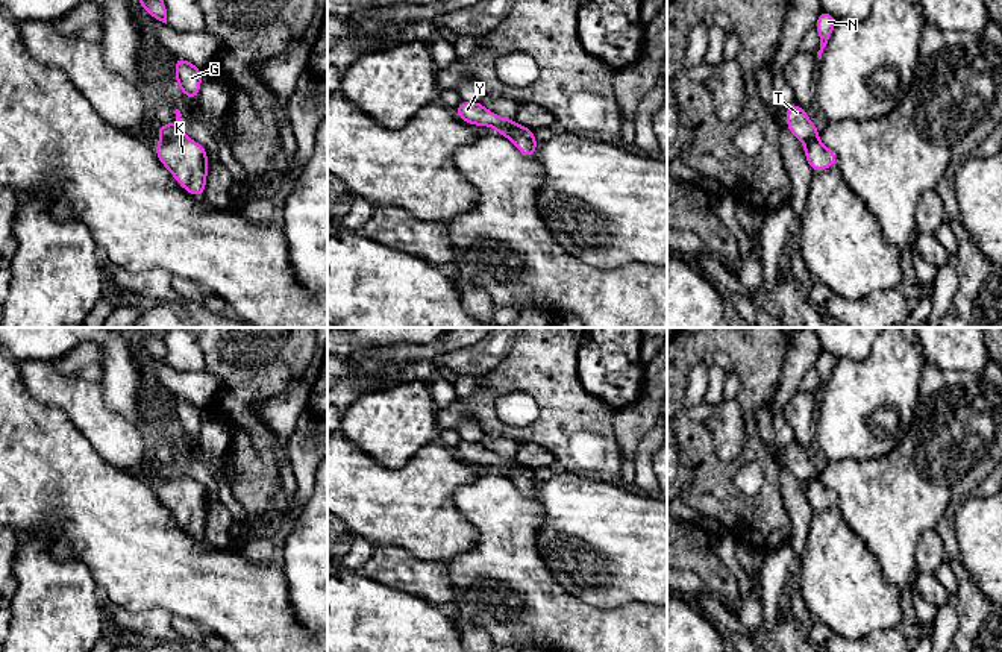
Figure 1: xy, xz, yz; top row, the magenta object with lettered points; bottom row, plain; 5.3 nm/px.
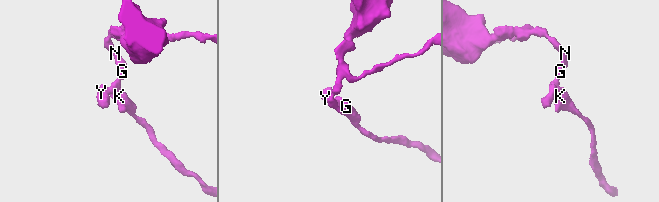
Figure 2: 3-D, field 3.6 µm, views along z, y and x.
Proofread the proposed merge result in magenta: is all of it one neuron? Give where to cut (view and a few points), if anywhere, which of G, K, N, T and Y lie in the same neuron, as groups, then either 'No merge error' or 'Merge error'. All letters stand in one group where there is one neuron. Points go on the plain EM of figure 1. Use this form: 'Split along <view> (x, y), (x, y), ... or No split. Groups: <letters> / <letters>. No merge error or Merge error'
Split along xy (181, 469), (162, 482). Groups: G N T Y / K. Merge error

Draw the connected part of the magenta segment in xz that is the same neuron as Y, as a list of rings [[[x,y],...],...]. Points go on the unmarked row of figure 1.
[[[461,440],[455,453],[471,465],[490,465],[503,476],[518,465],[515,459],[503,458],[488,450],[481,441]]]

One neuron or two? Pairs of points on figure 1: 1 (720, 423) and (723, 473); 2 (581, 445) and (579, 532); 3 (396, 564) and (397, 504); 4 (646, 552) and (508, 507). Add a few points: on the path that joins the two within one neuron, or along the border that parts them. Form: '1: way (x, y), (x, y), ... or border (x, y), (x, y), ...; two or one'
1: border (705, 426), (720, 458), (735, 460), (742, 455); two
2: border (567, 472), (614, 484); two
3: border (376, 545), (402, 546), (417, 558), (429, 561); two
4: border (534, 498), (543, 510), (540, 554); two

